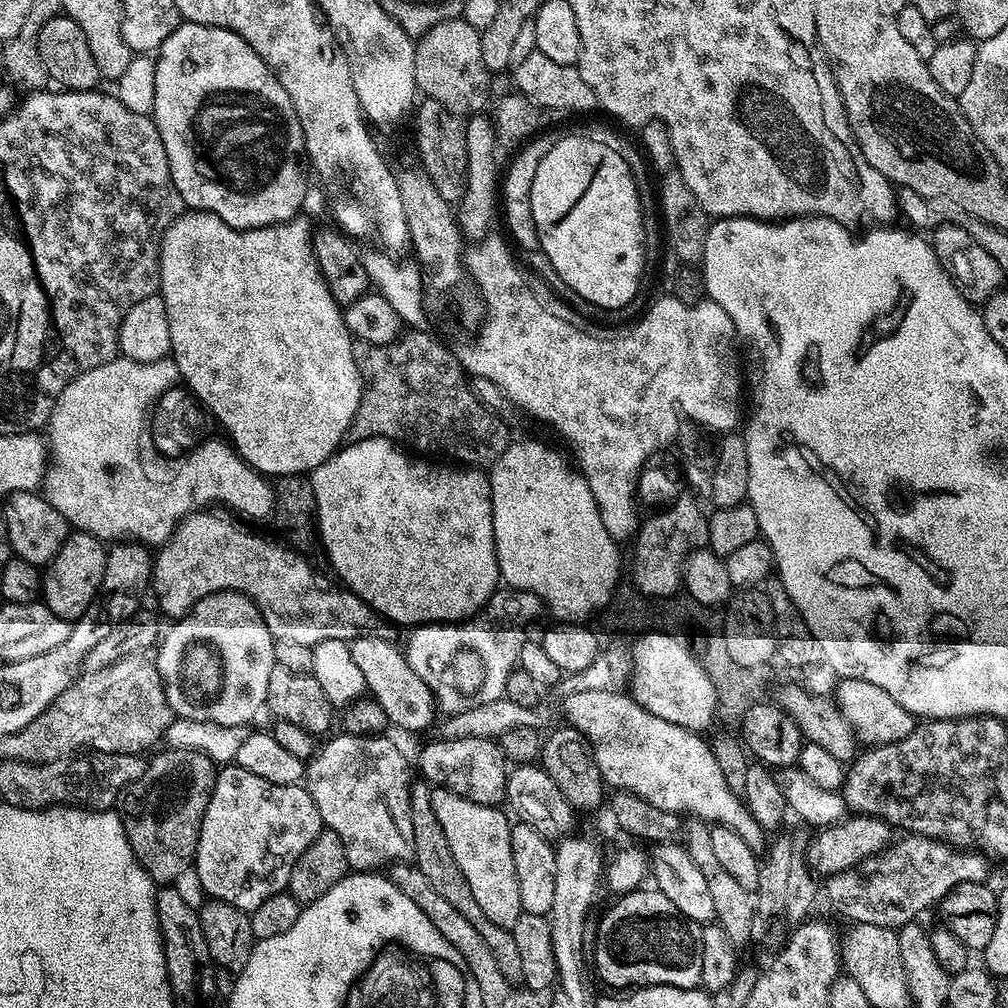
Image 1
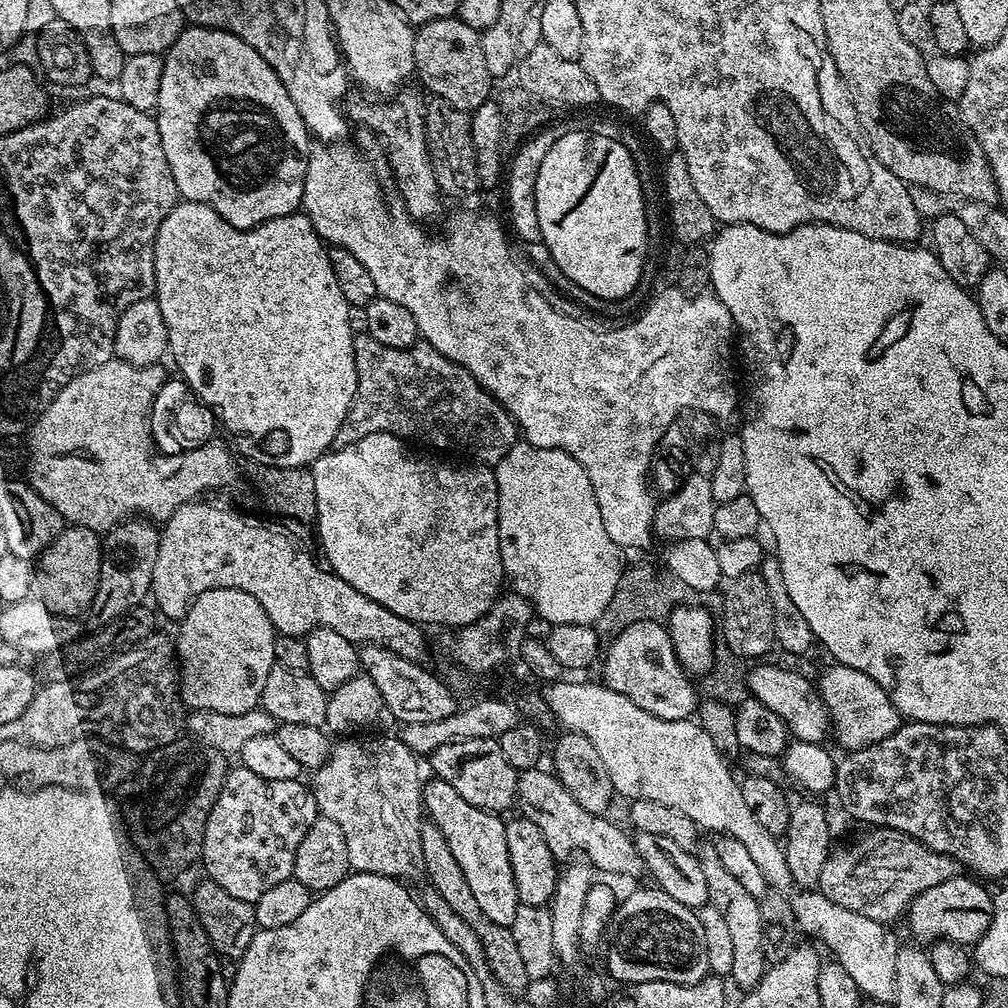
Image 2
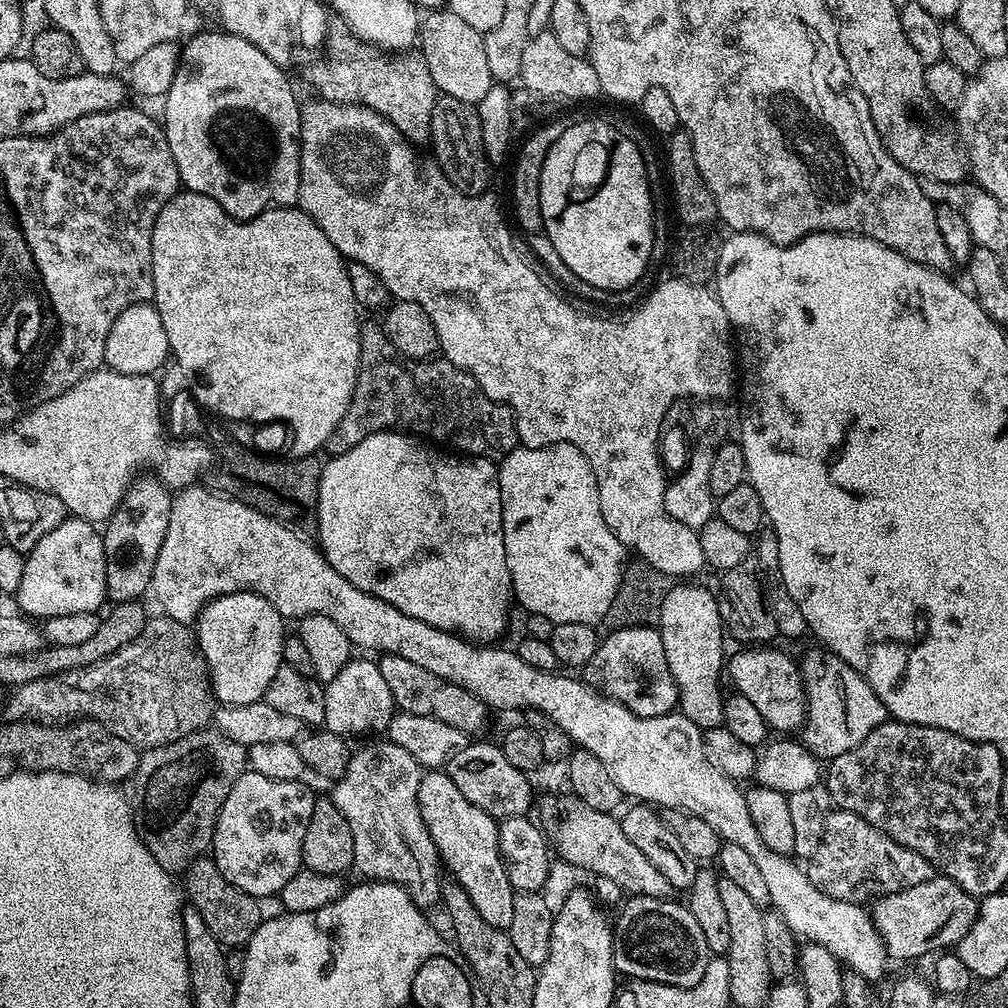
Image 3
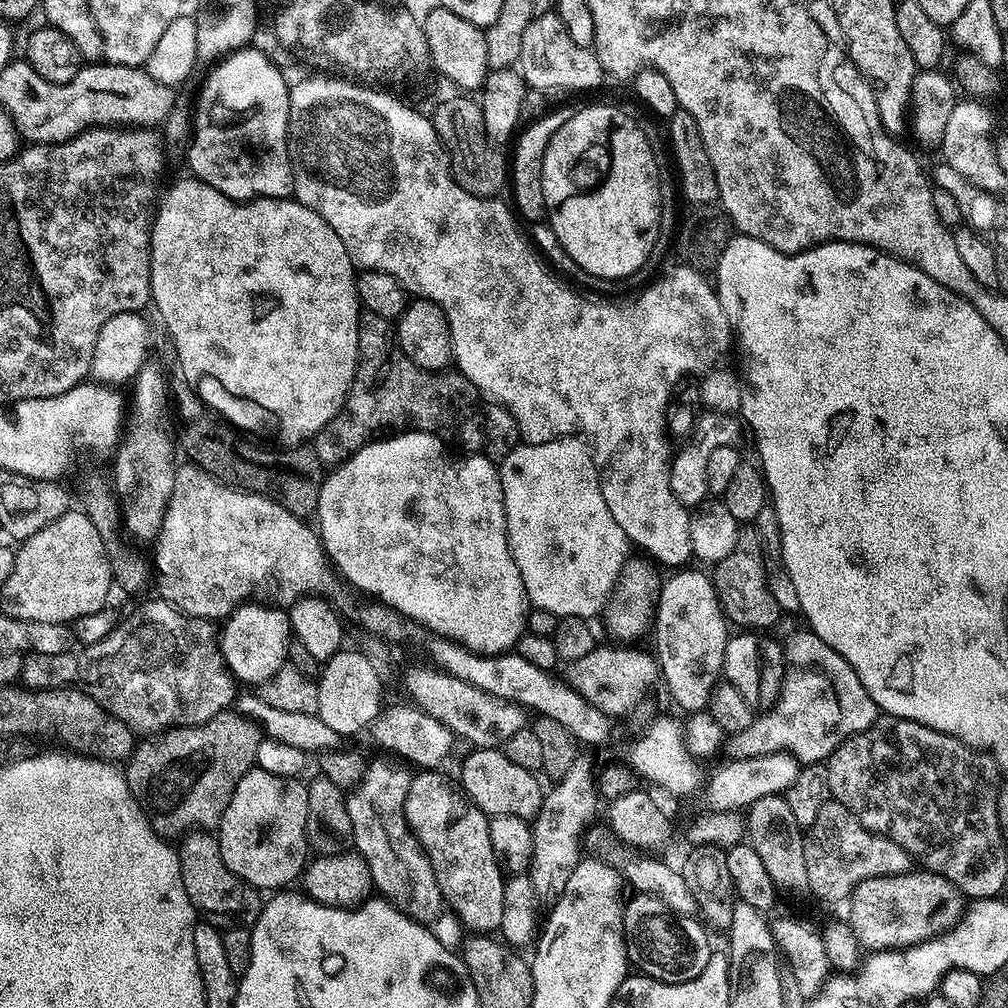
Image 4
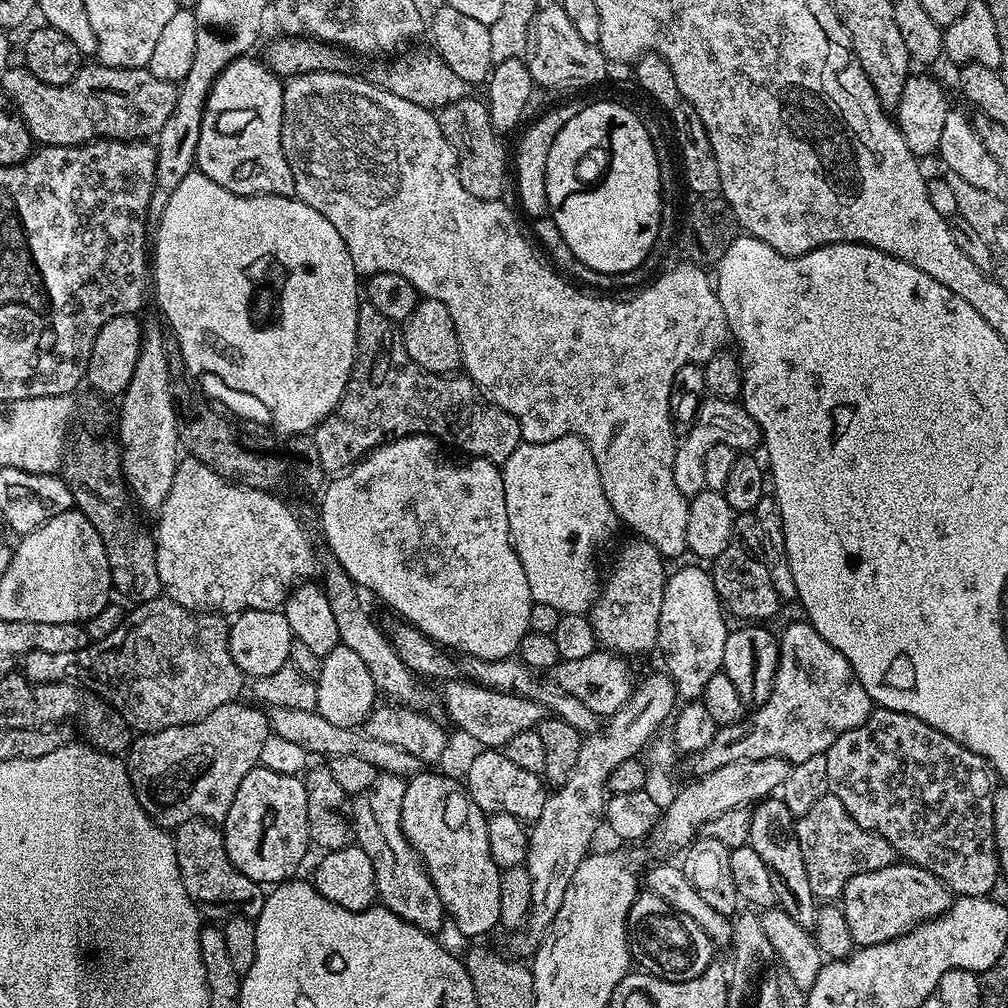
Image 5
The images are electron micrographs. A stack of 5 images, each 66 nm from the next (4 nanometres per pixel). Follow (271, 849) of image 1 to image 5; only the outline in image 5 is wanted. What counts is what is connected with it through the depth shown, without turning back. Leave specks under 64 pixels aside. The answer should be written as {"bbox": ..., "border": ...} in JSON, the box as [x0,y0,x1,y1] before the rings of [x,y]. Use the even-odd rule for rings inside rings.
{"bbox":[222,766,310,886],"border":[[[257,766],[246,774],[246,778],[242,778],[242,786],[238,786],[238,794],[234,794],[234,802],[230,802],[230,810],[222,821],[226,854],[242,875],[261,886],[282,884],[297,875],[296,867],[310,849],[306,802],[306,786],[300,776],[278,774],[275,770]]]}

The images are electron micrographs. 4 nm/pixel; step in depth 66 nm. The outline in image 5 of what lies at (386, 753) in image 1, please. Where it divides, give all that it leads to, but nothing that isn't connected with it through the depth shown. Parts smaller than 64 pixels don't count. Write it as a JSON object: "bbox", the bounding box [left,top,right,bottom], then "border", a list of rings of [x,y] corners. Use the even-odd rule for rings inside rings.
{"bbox":[351,772,446,934],"border":[[[381,772],[367,790],[351,801],[354,840],[362,850],[366,850],[366,854],[370,854],[370,862],[374,862],[374,882],[379,903],[418,930],[436,934],[444,920],[446,924],[444,903],[442,898],[438,898],[438,890],[420,861],[419,854],[412,849],[411,842],[402,830],[405,783],[403,776]]]}

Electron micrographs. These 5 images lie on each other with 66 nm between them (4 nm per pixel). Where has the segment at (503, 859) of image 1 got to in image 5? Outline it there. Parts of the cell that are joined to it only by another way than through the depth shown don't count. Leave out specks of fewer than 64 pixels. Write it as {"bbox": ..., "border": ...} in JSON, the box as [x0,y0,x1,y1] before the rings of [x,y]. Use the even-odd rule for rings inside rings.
{"bbox":[402,770,501,936],"border":[[[421,770],[404,785],[402,798],[402,830],[412,844],[412,849],[420,856],[428,876],[442,898],[444,911],[456,923],[456,928],[464,936],[484,936],[492,927],[500,924],[500,889],[501,869],[496,867],[490,854],[490,838],[486,838],[488,816],[472,801],[472,797],[456,780],[443,776],[440,772]]]}

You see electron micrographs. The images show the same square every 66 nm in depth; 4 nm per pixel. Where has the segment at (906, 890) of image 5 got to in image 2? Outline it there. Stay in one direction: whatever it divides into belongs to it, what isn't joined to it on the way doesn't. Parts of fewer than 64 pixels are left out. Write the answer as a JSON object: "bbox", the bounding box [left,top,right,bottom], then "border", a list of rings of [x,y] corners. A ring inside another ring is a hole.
{"bbox":[906,874,994,946],"border":[[[958,874],[938,886],[930,886],[930,890],[922,890],[922,894],[914,898],[906,913],[908,928],[916,939],[913,941],[928,946],[933,940],[953,940],[965,946],[975,946],[982,934],[986,934],[992,921],[994,896],[983,886],[979,879],[971,875]]]}

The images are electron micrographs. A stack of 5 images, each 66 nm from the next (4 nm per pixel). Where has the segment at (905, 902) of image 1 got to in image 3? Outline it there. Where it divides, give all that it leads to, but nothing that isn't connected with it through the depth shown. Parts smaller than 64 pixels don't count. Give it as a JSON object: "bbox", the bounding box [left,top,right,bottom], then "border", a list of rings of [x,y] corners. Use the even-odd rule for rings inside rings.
{"bbox":[806,810,934,900],"border":[[[832,810],[825,819],[821,845],[811,856],[806,871],[810,882],[830,894],[830,898],[852,900],[855,892],[863,888],[880,888],[881,893],[900,892],[918,882],[926,882],[934,874],[934,865],[922,858],[922,854],[894,842],[882,829],[858,818],[858,814]]]}

